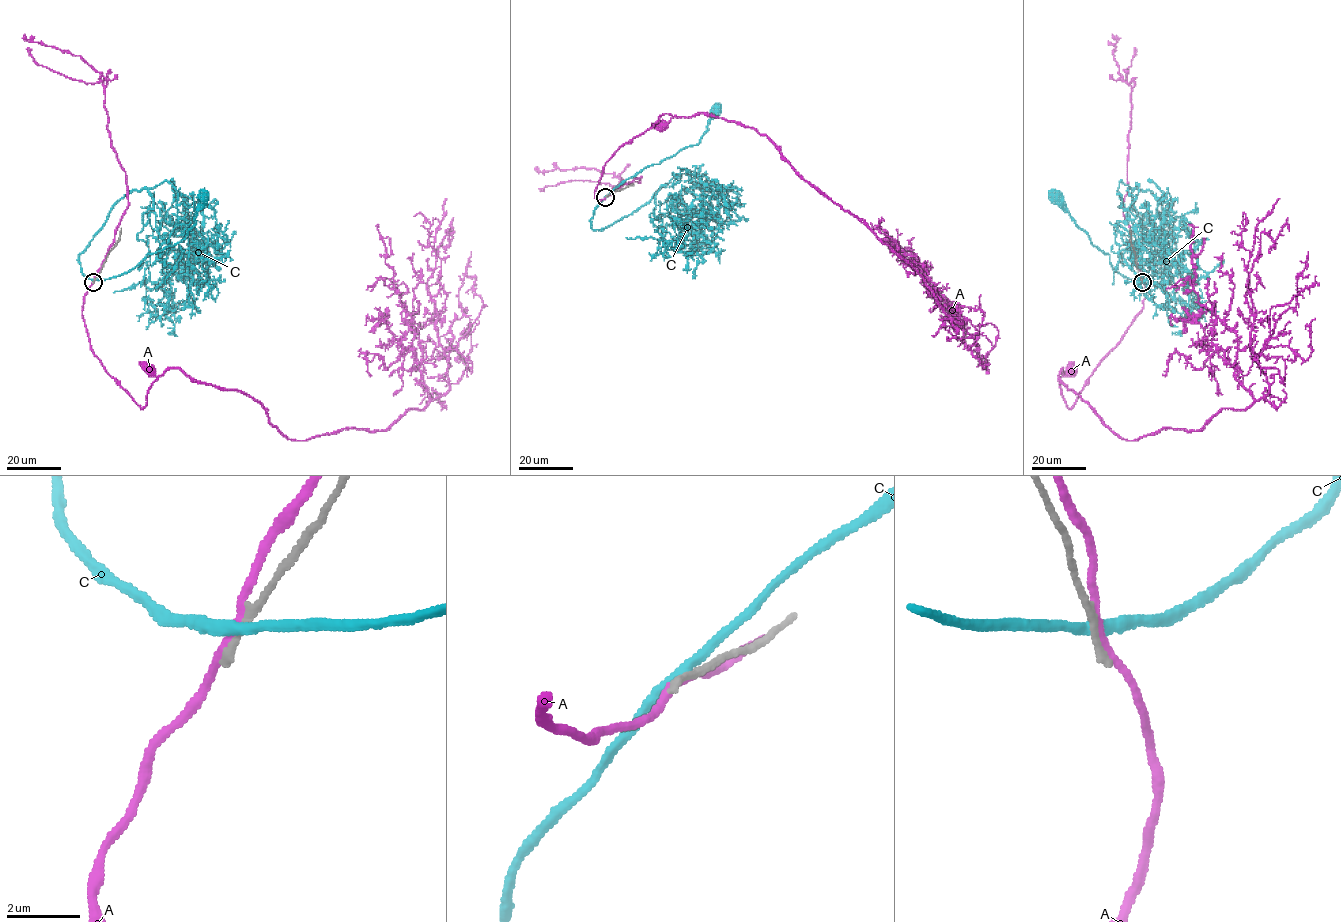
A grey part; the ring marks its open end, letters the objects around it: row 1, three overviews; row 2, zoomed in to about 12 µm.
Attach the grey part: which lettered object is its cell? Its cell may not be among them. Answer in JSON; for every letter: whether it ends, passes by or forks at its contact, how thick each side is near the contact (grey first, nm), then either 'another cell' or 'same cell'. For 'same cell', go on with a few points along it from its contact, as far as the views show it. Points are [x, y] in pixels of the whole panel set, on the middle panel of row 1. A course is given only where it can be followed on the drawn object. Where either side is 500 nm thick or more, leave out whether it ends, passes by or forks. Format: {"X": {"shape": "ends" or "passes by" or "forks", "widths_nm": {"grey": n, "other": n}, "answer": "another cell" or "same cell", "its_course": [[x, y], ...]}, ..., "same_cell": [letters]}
{"A": {"shape": "passes by", "widths_nm": {"grey": 280, "other": 220}, "answer": "another cell"}, "C": {"shape": "passes by", "widths_nm": {"grey": 280, "other": 280}, "answer": "another cell"}, "same_cell": []}

